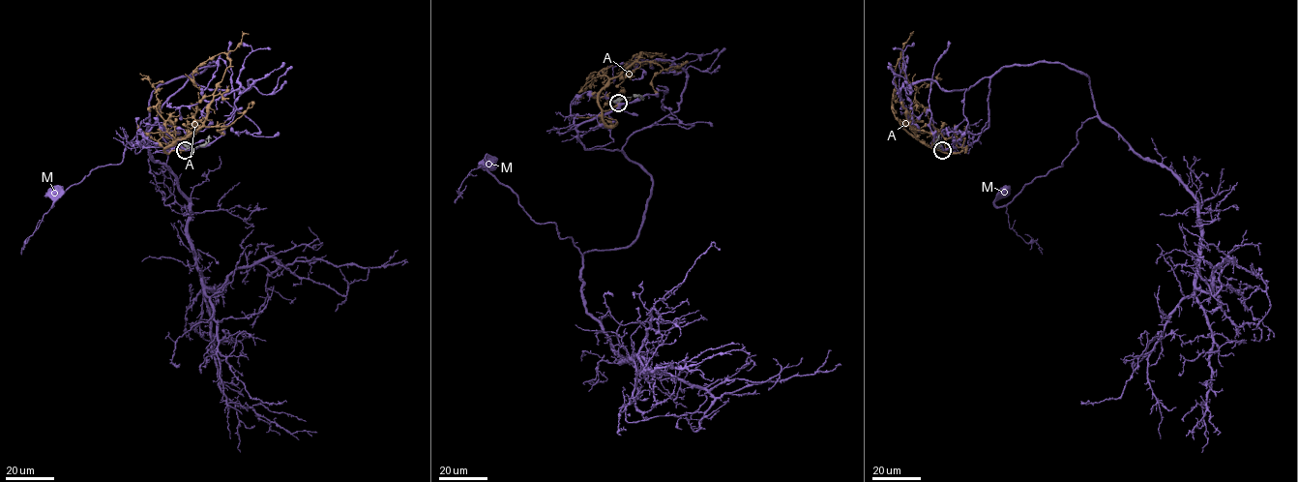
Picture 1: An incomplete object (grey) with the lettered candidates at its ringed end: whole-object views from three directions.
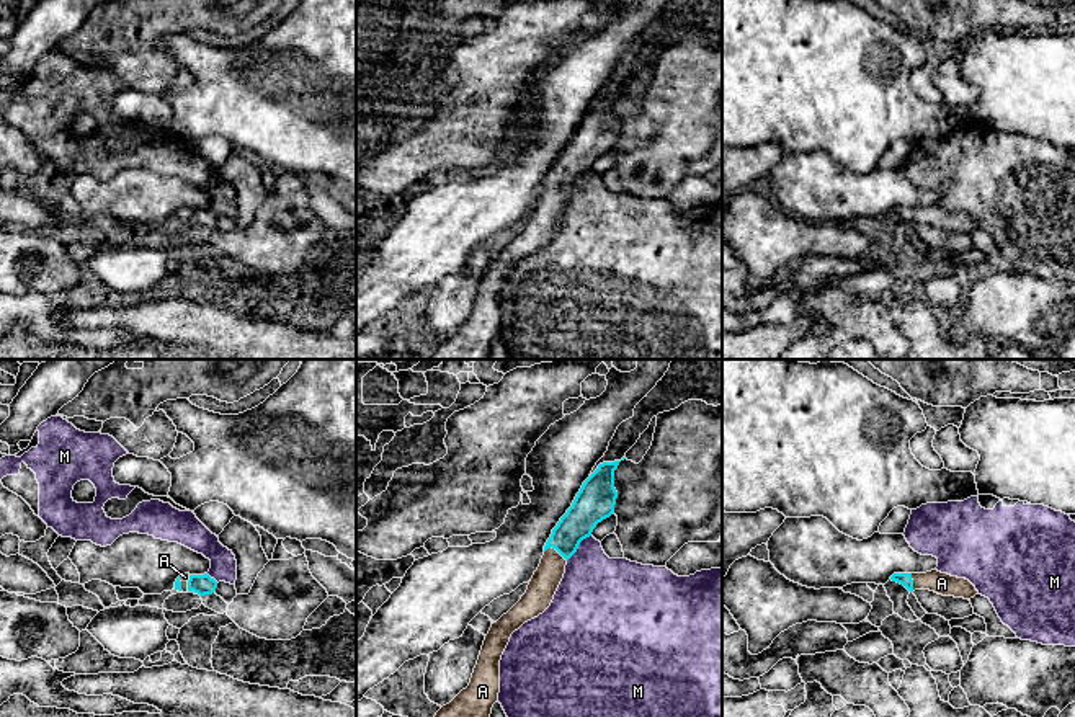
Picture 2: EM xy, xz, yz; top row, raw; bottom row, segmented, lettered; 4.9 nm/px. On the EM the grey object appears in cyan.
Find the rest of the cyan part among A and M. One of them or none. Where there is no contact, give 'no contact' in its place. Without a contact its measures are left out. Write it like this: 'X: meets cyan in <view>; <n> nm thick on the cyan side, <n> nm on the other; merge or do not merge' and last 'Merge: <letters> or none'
A: meets cyan in xz; 160 nm thick on the cyan side, 140 nm on the other; merge
M: meets cyan in xz; 190 nm thick on the cyan side, 380 nm on the other; do not merge
Merge: A

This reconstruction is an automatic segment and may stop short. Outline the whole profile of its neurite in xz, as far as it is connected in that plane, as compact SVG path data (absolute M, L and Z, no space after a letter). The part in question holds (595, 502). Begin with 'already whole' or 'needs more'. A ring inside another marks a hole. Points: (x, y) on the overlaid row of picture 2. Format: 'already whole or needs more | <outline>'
needs more | M619 462L600 464L583 482L572 506L552 529L526 593L492 624L485 635L469 686L443 706L435 717L490 717L500 693L500 660L511 634L551 606L564 578L567 560L577 552L580 542L591 536L596 524L614 513L618 498L614 470Z

